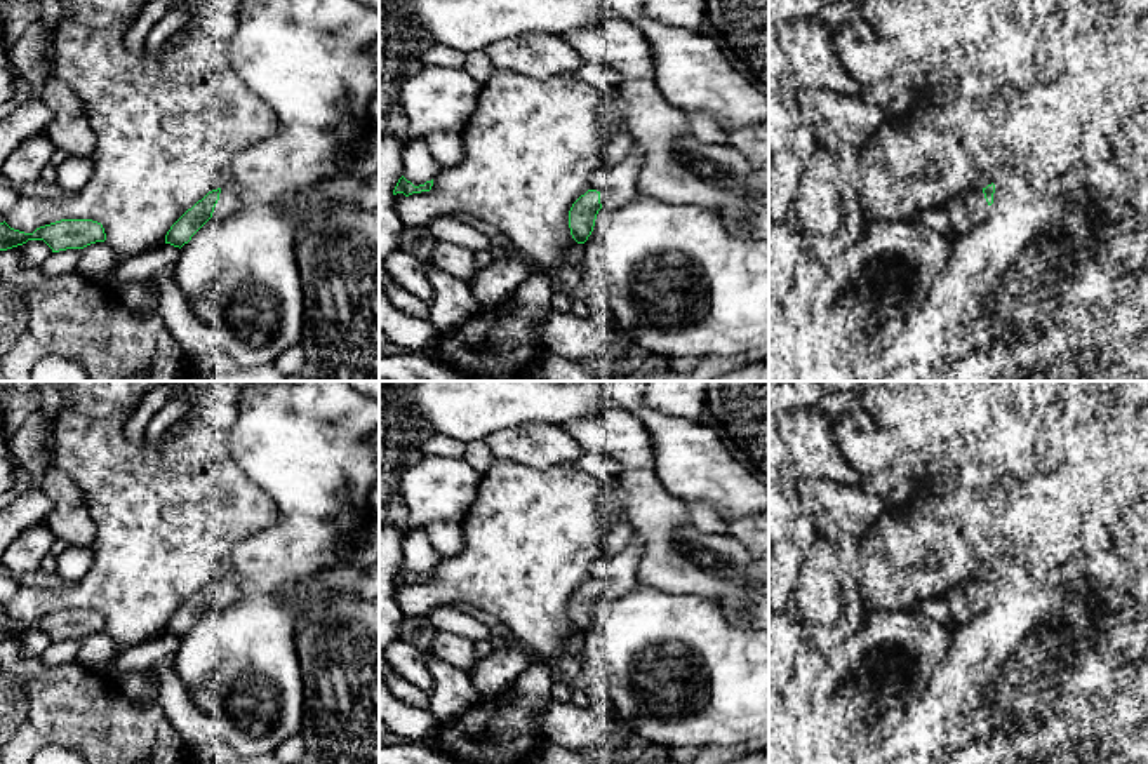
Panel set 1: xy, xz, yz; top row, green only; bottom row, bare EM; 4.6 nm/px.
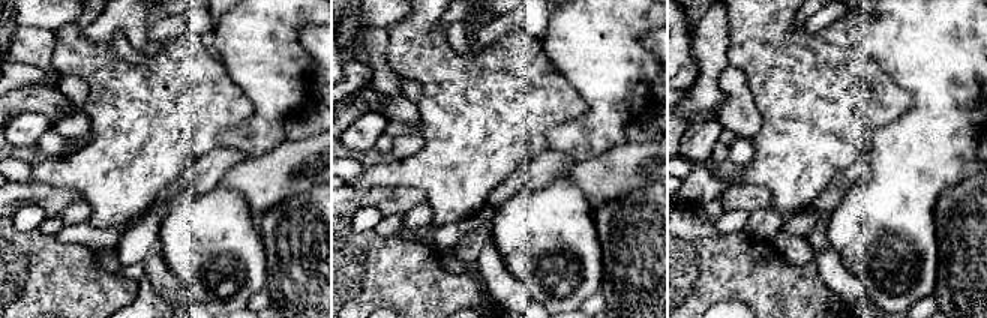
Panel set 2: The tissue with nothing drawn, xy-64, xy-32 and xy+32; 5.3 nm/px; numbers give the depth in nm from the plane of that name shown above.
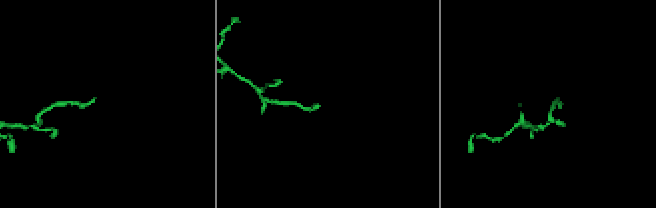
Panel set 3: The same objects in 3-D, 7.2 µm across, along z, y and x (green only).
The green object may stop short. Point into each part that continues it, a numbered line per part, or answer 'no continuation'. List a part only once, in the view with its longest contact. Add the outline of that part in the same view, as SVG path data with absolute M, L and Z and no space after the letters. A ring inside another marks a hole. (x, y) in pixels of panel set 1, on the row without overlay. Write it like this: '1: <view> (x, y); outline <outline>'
1: xy (228, 594); outline M228 573L221 578L219 590L214 597L214 607L228 607L240 599L238 580L235 574Z

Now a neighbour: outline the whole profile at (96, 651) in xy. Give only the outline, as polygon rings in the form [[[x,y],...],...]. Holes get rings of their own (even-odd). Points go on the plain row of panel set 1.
[[[96,632],[80,639],[77,663],[103,672],[118,653],[120,651],[106,632]]]

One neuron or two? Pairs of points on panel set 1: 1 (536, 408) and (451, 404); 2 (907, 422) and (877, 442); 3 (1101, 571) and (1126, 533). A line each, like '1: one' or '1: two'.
1: one
2: two
3: two

